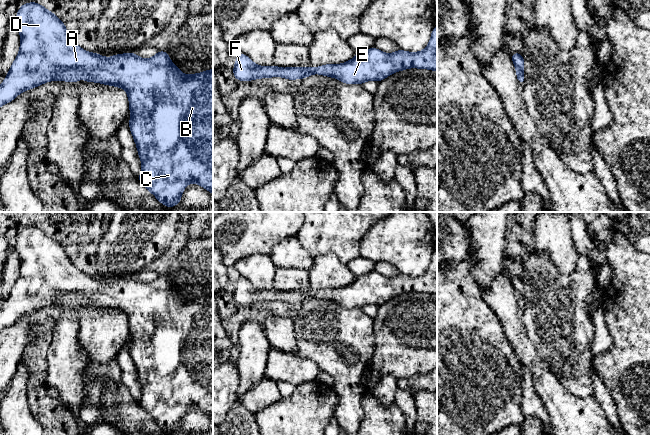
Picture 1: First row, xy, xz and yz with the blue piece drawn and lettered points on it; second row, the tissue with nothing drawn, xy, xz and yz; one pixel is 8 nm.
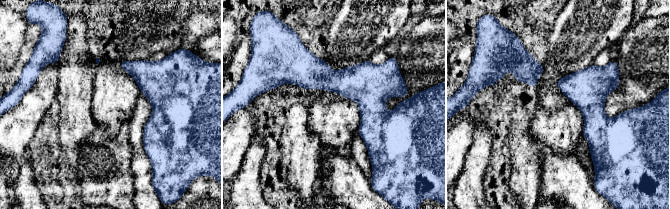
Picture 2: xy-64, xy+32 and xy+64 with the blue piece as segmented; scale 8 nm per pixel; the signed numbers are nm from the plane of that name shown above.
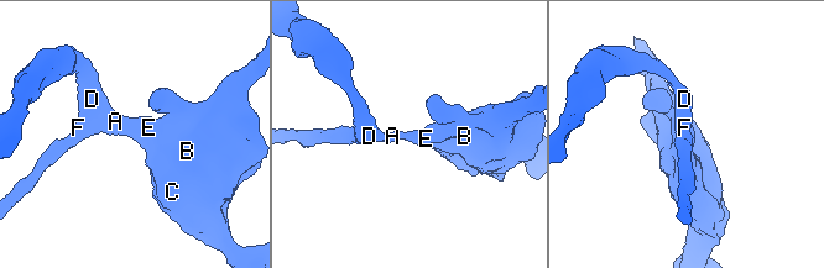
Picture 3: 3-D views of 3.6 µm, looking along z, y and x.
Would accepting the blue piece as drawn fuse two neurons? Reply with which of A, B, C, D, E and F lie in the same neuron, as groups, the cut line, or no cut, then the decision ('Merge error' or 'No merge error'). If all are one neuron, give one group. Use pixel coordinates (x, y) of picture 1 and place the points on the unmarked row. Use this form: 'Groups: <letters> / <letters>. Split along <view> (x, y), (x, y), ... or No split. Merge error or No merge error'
Groups: A B C D E F. No split. No merge error

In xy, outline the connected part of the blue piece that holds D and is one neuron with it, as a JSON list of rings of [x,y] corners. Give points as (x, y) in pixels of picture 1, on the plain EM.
[[[36,226],[25,227],[19,232],[15,243],[15,249],[20,257],[20,273],[8,298],[0,309],[0,331],[14,324],[22,316],[36,312],[37,310],[53,304],[80,306],[80,302],[83,301],[84,306],[95,306],[123,312],[127,317],[129,323],[129,335],[131,336],[129,352],[142,387],[141,397],[138,401],[139,406],[167,432],[179,428],[184,413],[190,407],[200,409],[213,419],[213,293],[205,294],[202,297],[186,299],[173,288],[167,275],[159,275],[149,283],[141,282],[136,277],[116,278],[107,282],[105,280],[102,281],[99,277],[85,275],[79,269],[74,267],[66,254],[66,249],[61,244],[53,236],[47,234],[44,230]]]

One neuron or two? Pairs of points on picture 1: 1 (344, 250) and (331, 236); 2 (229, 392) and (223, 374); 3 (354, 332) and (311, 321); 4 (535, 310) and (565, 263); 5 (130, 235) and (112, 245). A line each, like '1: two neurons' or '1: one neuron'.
1: one neuron
2: one neuron
3: one neuron
4: two neurons
5: one neuron

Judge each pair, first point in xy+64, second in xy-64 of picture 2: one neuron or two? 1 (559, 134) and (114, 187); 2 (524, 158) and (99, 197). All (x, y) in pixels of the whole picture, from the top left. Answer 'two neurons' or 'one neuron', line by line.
1: two neurons
2: two neurons

